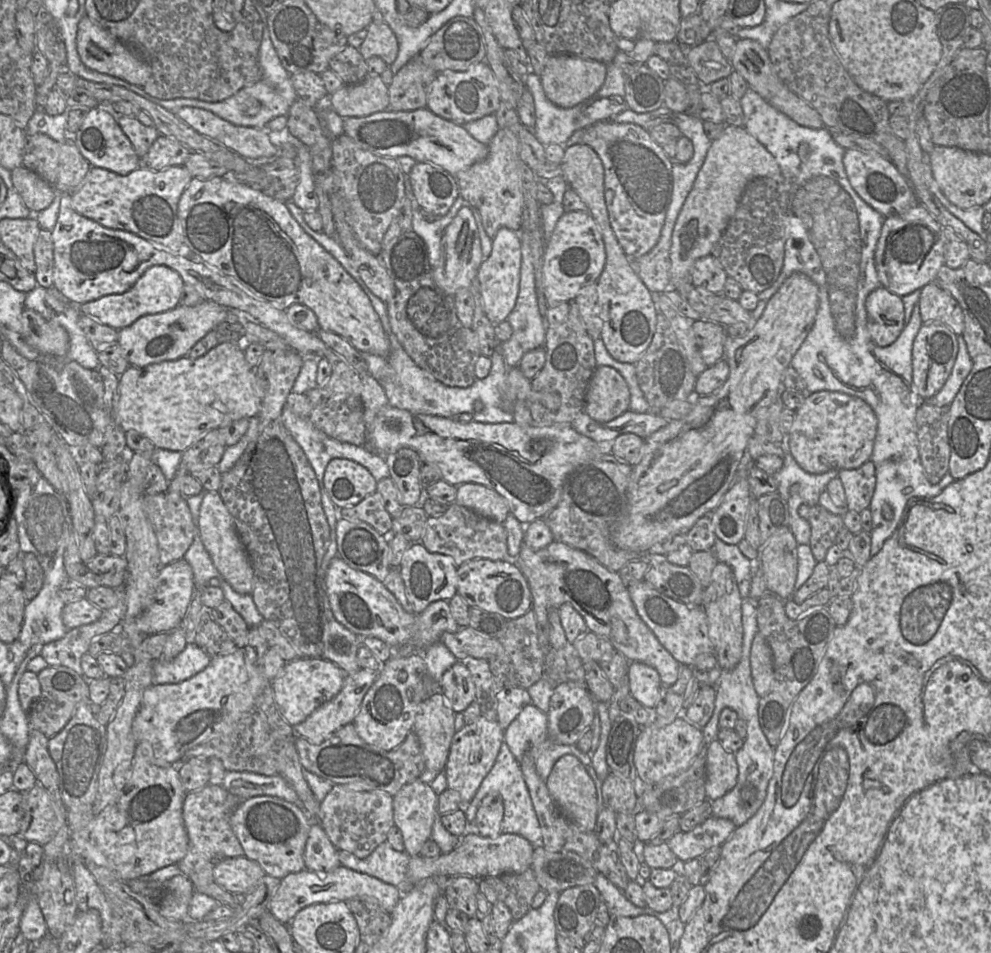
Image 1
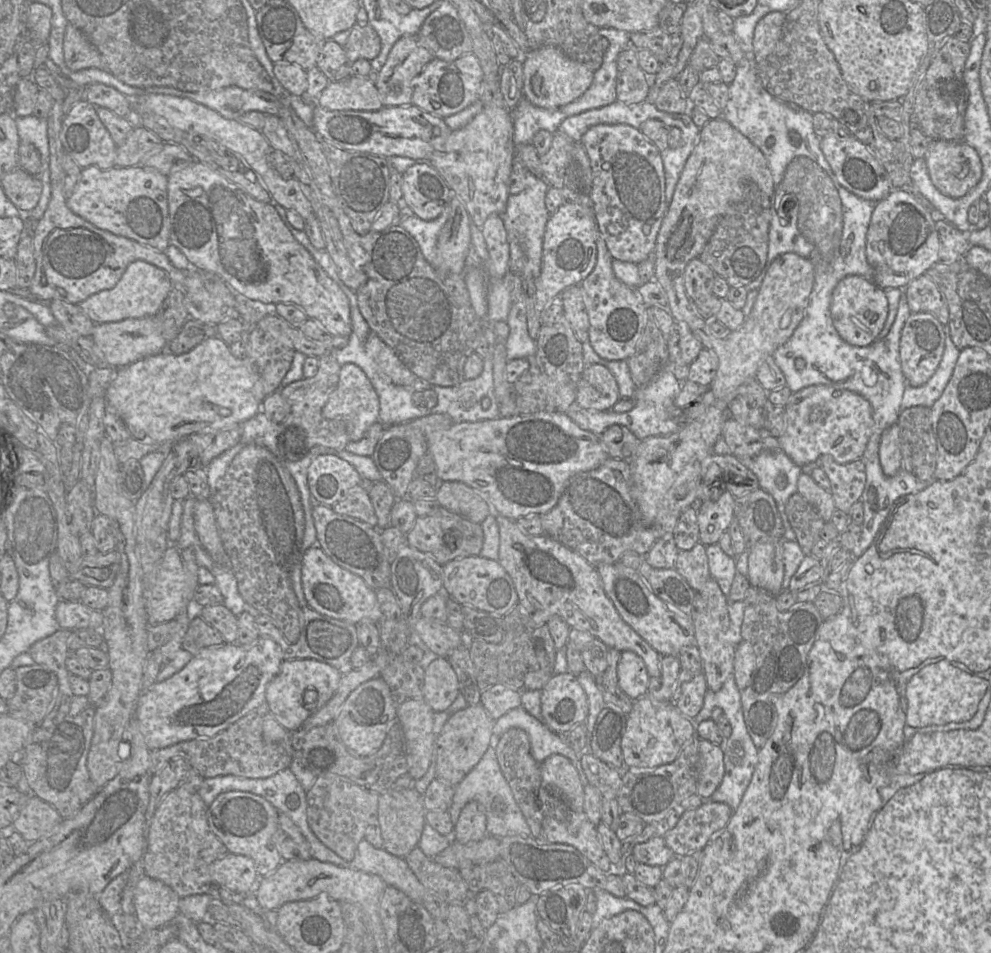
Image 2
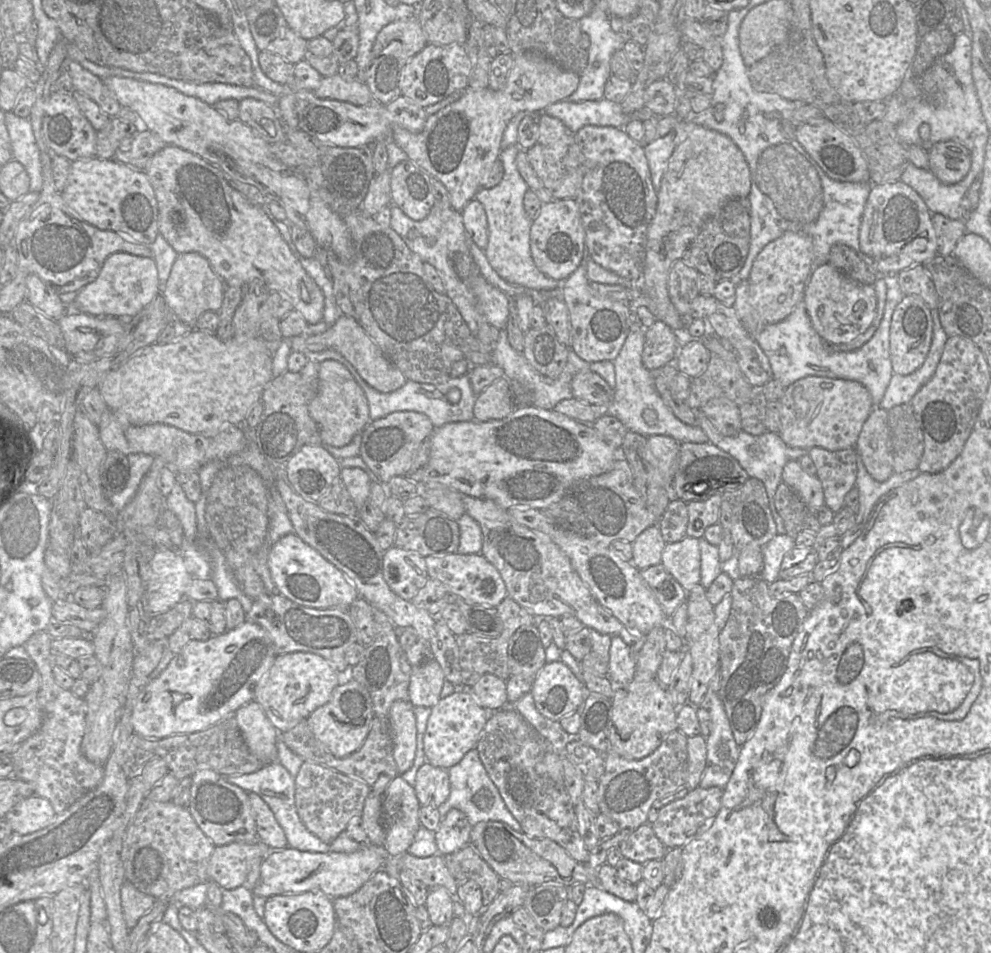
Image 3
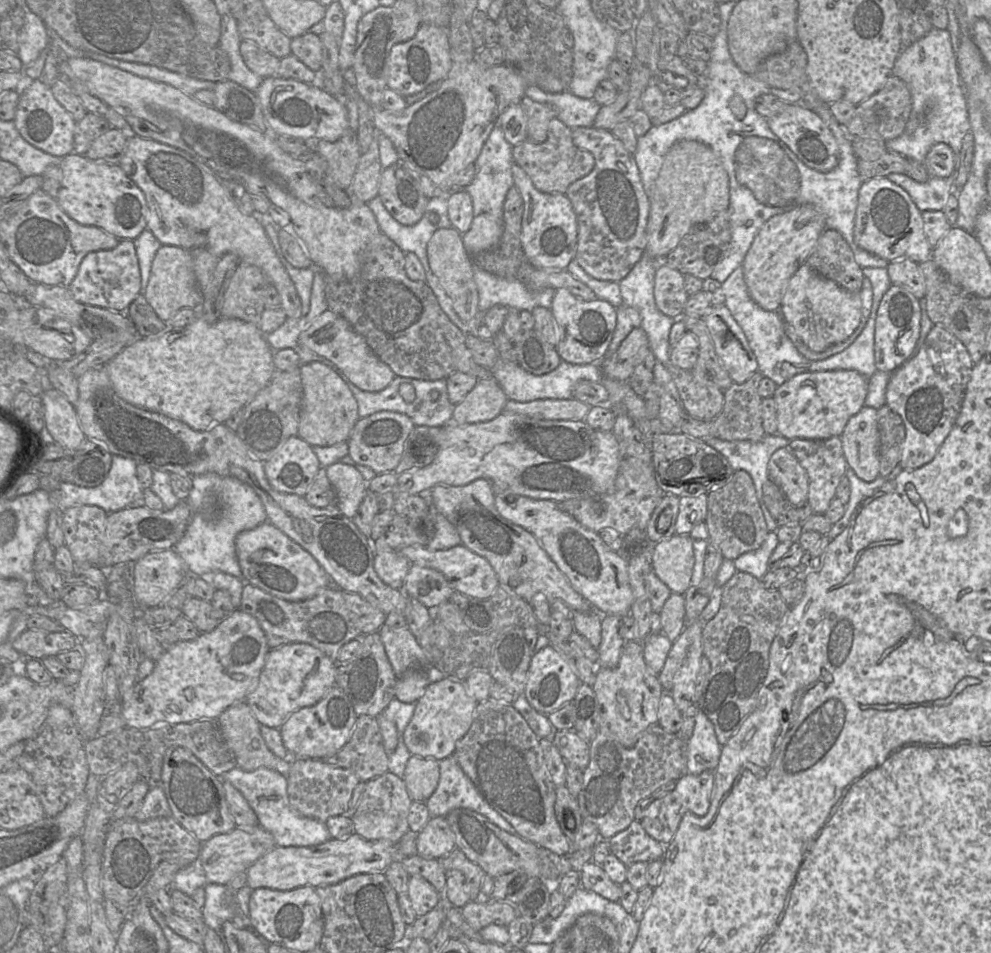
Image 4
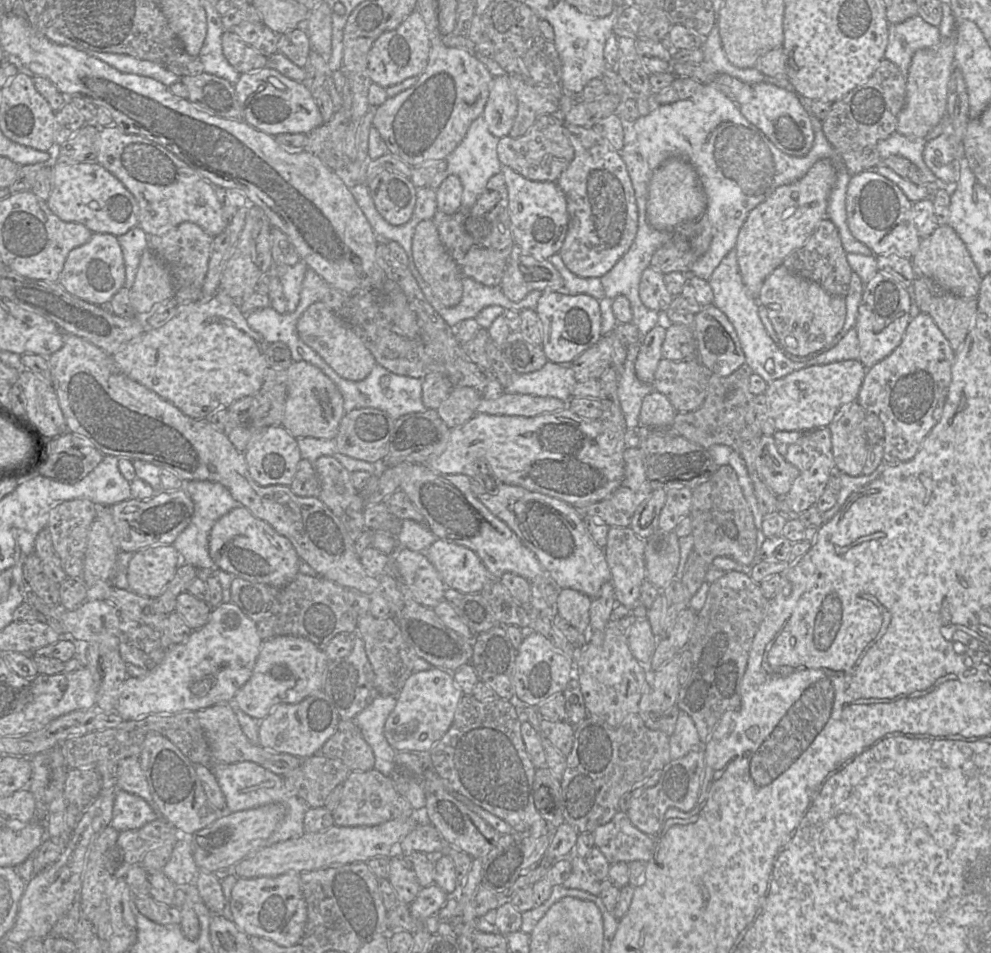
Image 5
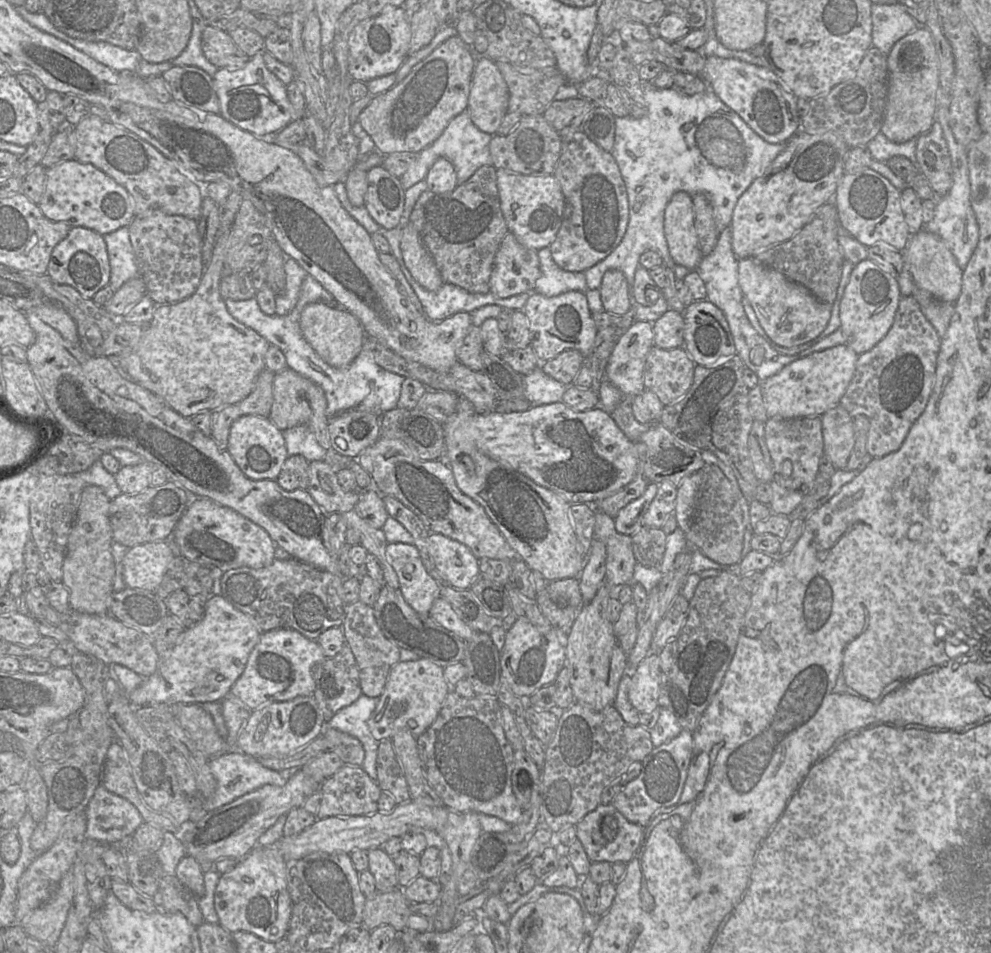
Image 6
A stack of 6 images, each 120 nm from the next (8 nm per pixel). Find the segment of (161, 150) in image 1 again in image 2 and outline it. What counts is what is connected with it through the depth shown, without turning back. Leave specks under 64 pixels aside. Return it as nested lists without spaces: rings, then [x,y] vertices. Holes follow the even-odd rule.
[[[133,128],[123,145],[117,147],[117,167],[140,166],[142,160],[159,153],[165,142],[149,129]]]

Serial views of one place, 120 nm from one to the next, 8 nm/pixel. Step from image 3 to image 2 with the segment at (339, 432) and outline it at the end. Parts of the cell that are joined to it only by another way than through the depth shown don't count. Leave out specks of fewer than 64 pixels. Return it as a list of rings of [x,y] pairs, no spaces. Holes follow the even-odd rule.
[[[353,363],[343,364],[338,385],[322,410],[323,416],[328,419],[343,420],[350,441],[356,442],[363,437],[371,425],[379,422],[379,410],[379,397],[365,372]]]

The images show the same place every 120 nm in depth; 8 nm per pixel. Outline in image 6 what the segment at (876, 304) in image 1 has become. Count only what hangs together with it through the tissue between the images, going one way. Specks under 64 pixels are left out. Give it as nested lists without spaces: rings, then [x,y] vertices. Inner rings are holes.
[[[753,258],[738,260],[738,282],[759,324],[778,346],[789,348],[804,344],[813,345],[812,341],[824,331],[831,318],[833,304],[817,300],[805,287]]]

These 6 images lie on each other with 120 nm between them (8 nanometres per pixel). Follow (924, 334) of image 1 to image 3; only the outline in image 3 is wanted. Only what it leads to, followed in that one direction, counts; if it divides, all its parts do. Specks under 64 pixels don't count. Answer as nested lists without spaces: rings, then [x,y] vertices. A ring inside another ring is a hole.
[[[904,295],[897,304],[891,317],[890,325],[890,359],[893,373],[909,375],[919,369],[929,352],[933,335],[931,310],[916,295]]]

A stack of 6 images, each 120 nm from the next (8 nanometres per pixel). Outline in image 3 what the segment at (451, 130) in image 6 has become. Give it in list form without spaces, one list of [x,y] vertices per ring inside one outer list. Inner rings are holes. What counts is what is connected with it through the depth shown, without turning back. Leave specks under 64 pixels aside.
[[[511,145],[503,148],[499,160],[503,166],[503,177],[499,184],[492,188],[479,190],[475,199],[484,207],[488,224],[488,244],[484,249],[489,264],[505,281],[523,286],[535,292],[548,292],[559,288],[563,281],[555,281],[542,274],[533,261],[530,250],[530,219],[523,206],[523,198],[529,190],[527,184],[519,174],[516,166],[516,155],[521,147]]]

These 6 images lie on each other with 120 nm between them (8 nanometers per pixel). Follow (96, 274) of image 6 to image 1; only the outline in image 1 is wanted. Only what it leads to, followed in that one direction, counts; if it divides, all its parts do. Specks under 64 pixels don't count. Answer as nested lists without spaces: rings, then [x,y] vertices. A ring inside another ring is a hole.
[[[163,265],[148,268],[135,284],[122,294],[110,294],[80,305],[81,313],[115,330],[133,324],[142,316],[159,314],[179,306],[184,282],[179,274]]]

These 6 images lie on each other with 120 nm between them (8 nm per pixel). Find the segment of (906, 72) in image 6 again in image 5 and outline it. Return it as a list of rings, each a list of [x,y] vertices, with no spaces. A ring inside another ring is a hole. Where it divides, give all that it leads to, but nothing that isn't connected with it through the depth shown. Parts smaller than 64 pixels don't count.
[[[942,37],[937,45],[915,52],[906,75],[906,101],[898,117],[896,132],[907,137],[924,137],[944,119],[954,47],[954,37]]]

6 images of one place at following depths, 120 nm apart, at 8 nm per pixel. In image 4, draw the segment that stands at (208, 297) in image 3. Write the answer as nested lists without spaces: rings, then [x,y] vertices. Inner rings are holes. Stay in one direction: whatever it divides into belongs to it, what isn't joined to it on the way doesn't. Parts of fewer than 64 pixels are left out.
[[[161,245],[152,260],[149,280],[142,294],[163,321],[167,321],[180,309],[199,309],[203,303],[203,295],[196,283],[189,250]]]

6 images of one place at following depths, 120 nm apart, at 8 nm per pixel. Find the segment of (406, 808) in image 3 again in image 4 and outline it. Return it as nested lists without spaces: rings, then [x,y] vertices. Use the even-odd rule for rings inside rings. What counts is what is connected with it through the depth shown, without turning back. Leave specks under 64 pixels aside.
[[[391,772],[367,781],[351,817],[355,833],[367,840],[388,840],[398,844],[410,830],[407,817],[412,802],[405,782]]]

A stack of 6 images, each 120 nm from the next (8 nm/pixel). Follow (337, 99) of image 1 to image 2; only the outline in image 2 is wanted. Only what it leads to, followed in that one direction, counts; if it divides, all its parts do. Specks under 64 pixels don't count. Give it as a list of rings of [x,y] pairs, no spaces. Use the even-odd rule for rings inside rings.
[[[349,77],[332,81],[317,98],[317,105],[328,110],[376,111],[384,107],[374,80],[371,77]]]

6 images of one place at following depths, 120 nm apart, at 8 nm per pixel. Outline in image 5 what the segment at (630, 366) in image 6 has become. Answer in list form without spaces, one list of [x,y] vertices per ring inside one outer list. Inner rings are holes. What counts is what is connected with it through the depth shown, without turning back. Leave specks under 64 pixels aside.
[[[657,325],[642,337],[634,368],[637,378],[644,383],[653,382],[659,361],[663,358],[665,334],[666,328]]]

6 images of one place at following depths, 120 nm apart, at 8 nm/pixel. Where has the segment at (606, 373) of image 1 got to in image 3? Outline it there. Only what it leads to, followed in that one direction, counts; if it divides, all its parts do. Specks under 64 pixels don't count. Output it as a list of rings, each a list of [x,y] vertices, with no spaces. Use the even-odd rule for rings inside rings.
[[[583,371],[577,373],[571,381],[573,398],[591,405],[611,403],[613,388],[597,373]]]

